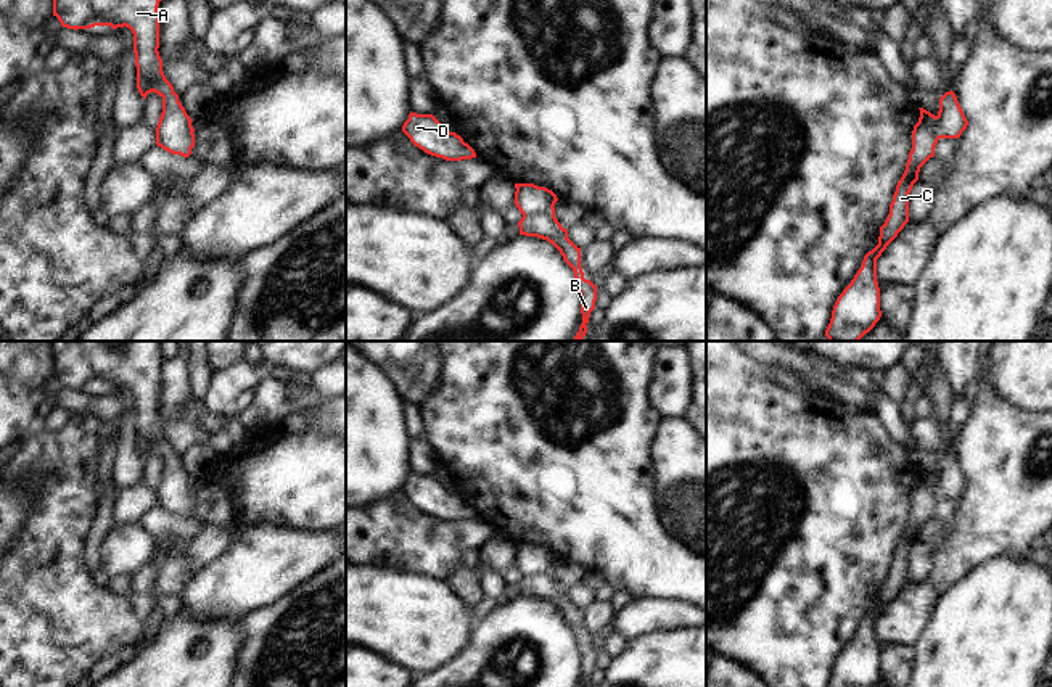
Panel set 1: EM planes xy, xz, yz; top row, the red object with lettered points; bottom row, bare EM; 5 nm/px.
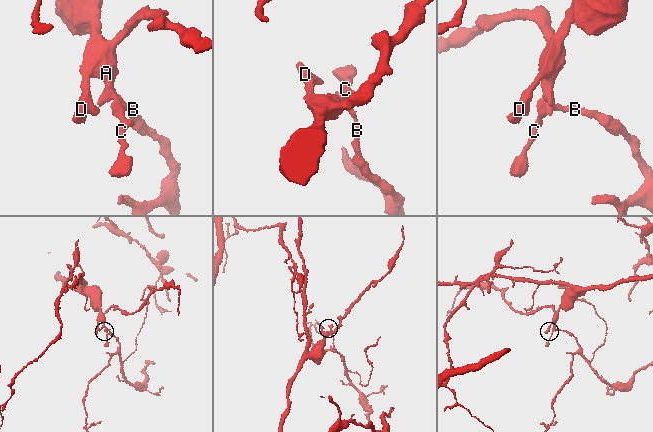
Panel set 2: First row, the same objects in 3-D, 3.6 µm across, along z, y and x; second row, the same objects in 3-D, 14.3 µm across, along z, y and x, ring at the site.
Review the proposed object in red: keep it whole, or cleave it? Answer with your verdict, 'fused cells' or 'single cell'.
fused cells

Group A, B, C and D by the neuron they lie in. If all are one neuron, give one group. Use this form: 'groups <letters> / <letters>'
groups A C D / B

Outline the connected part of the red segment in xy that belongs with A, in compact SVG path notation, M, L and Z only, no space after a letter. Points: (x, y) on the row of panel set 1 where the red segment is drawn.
M53 0L53 16L63 27L90 29L109 26L129 27L134 34L137 88L143 100L154 92L162 98L162 113L156 127L156 145L188 158L195 146L190 132L191 117L179 101L172 84L162 72L159 56L159 6L161 0Z

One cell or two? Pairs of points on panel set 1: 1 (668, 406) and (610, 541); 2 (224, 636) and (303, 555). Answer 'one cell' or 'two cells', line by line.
1: two cells
2: two cells

